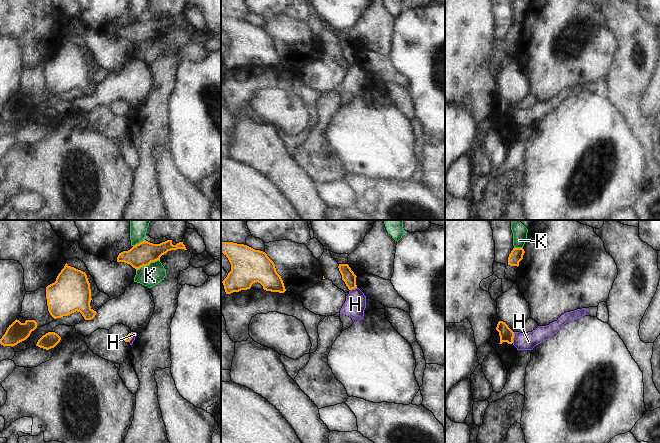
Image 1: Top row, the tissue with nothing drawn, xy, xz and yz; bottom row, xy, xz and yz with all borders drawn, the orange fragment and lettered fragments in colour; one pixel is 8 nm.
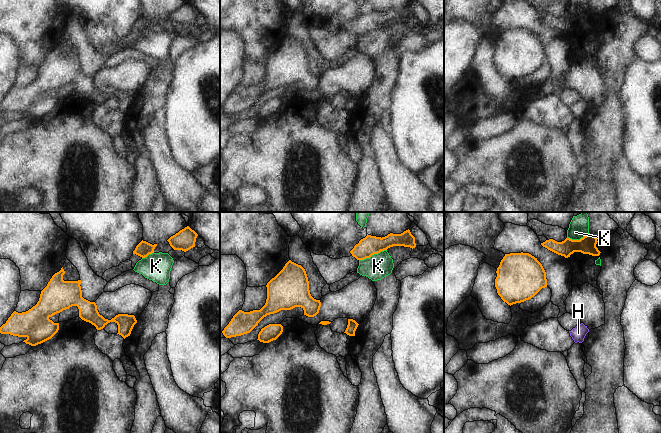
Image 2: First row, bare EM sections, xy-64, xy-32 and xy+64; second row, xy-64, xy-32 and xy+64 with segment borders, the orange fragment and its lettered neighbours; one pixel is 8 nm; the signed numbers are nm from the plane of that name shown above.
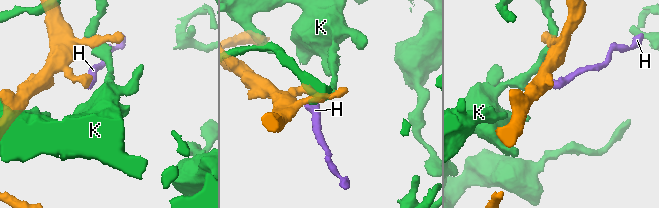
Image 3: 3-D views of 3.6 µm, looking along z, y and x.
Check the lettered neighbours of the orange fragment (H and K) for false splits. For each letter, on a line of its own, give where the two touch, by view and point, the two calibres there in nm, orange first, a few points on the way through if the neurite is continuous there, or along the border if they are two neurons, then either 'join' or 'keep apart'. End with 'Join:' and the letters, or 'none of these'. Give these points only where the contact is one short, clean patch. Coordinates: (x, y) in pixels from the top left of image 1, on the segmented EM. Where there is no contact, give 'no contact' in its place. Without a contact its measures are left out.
H: contact yz (513, 337); calibres 110 and 140 nm; border yz (514, 332), (512, 342); keep apart
K: contact xy (147, 264); calibres 190 and 170 nm; keep apart
Join: none of these

